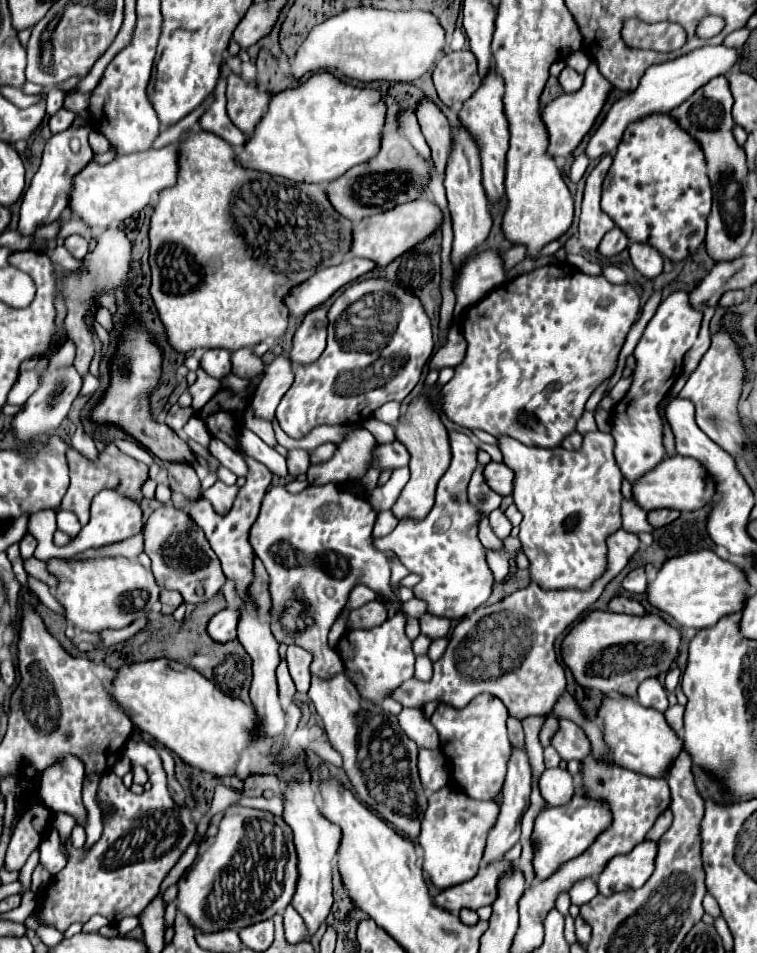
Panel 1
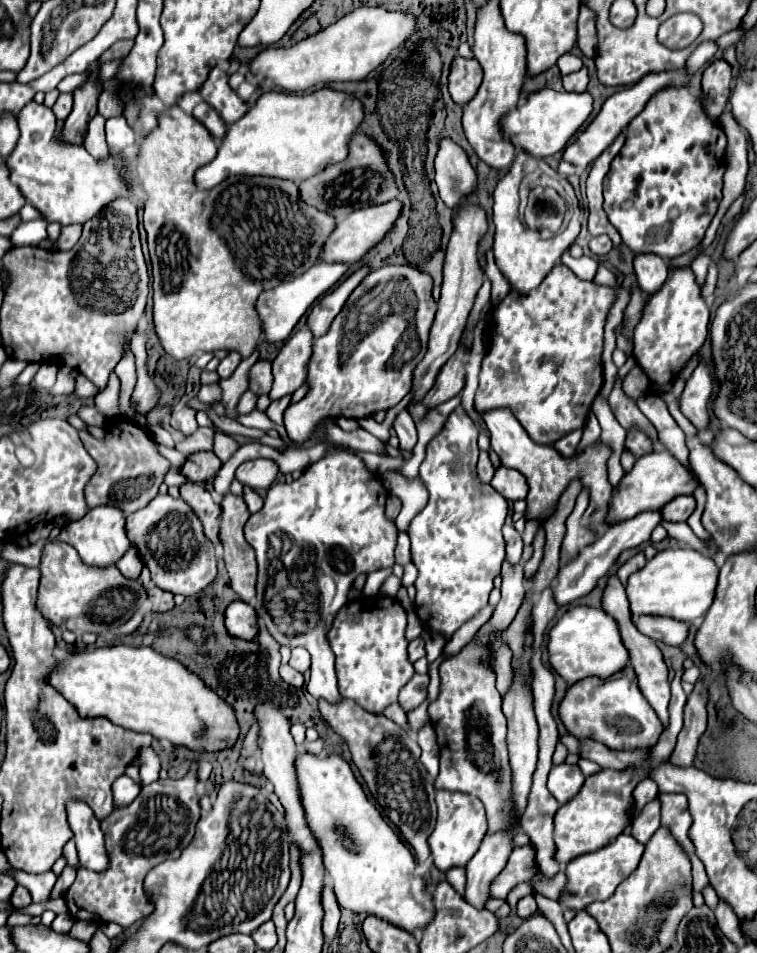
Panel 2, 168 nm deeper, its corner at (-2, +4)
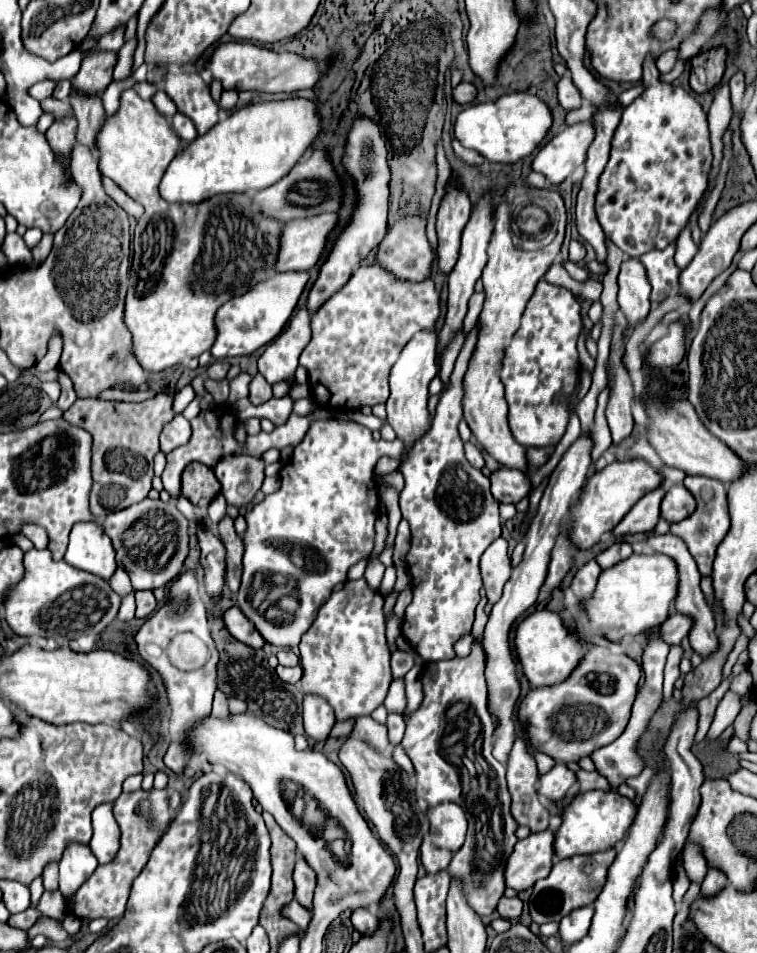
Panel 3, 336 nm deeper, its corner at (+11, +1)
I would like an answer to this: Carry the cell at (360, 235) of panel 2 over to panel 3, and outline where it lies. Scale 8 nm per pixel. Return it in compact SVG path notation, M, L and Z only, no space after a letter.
M323 213L319 217L285 223L277 271L309 271L315 267L337 225L337 213Z

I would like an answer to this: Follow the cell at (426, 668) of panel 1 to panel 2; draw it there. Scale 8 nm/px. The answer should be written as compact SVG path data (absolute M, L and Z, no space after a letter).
M414 674L412 682L408 682L408 684L400 690L398 704L402 706L404 712L412 712L414 708L418 708L418 706L426 700L428 680L430 680L428 674Z

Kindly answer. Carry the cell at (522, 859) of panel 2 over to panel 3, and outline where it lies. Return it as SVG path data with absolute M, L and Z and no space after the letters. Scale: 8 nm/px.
M547 829L547 833L531 833L527 839L517 841L505 865L505 885L515 891L523 891L547 877L555 857L551 841L551 829Z

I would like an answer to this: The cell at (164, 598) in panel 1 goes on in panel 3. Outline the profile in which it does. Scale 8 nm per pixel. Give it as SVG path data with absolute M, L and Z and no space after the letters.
M135 591L135 599L137 599L135 617L147 617L157 609L157 601L155 601L153 591Z

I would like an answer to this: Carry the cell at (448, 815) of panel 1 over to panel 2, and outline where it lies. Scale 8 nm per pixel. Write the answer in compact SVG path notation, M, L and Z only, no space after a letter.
M448 790L436 792L436 804L438 804L438 820L432 836L428 838L434 864L442 872L446 872L452 866L466 866L472 854L476 854L486 834L486 810L476 796Z

